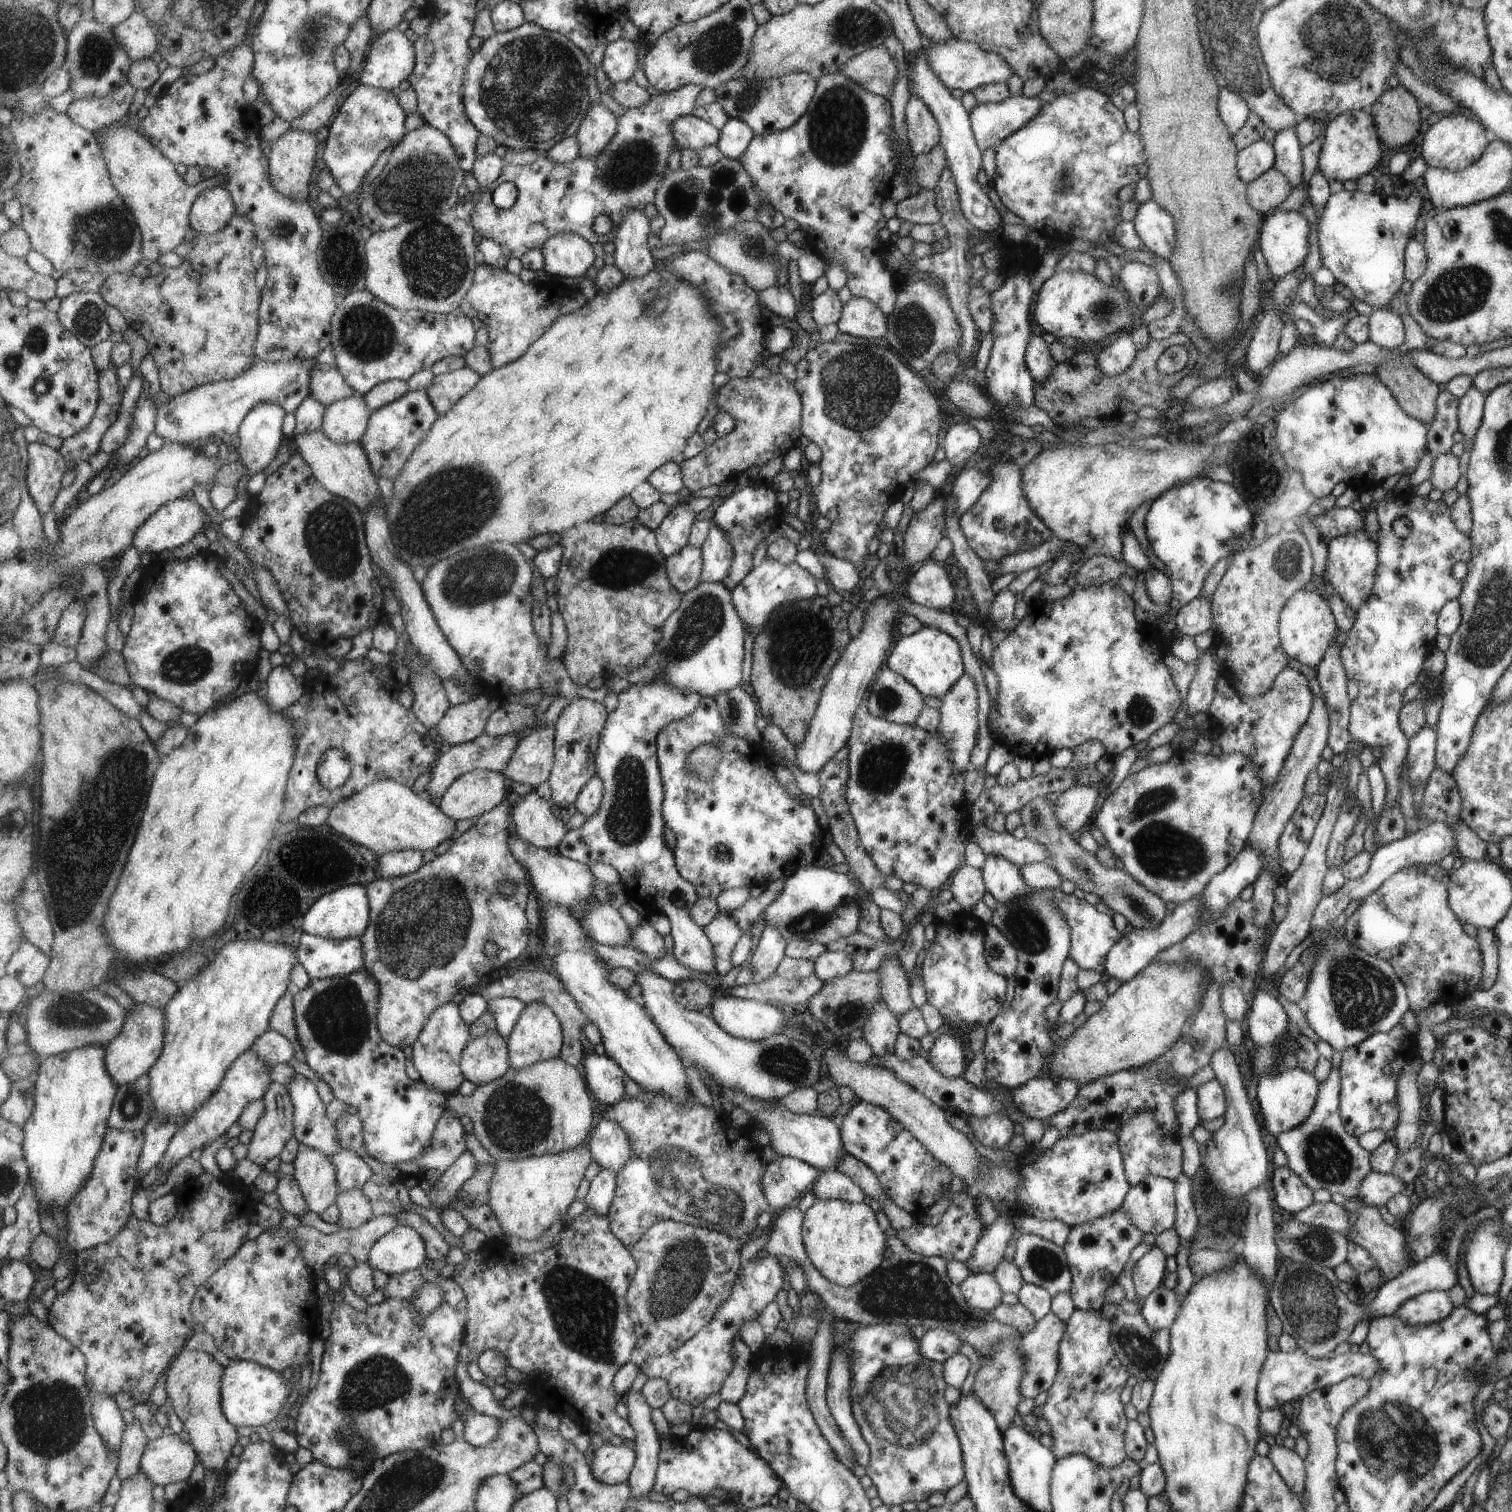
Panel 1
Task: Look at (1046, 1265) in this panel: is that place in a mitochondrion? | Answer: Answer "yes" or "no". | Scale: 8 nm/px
yes

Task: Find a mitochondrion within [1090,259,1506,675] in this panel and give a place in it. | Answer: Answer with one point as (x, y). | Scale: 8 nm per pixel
(1453, 295)

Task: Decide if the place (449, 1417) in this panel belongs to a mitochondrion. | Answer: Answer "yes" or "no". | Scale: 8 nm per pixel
no

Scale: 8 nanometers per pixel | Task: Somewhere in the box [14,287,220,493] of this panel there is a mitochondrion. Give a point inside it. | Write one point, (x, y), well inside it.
(88, 318)

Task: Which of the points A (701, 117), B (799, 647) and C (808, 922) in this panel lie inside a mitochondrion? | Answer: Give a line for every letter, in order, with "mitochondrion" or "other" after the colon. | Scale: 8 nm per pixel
A: other
B: mitochondrion
C: mitochondrion

